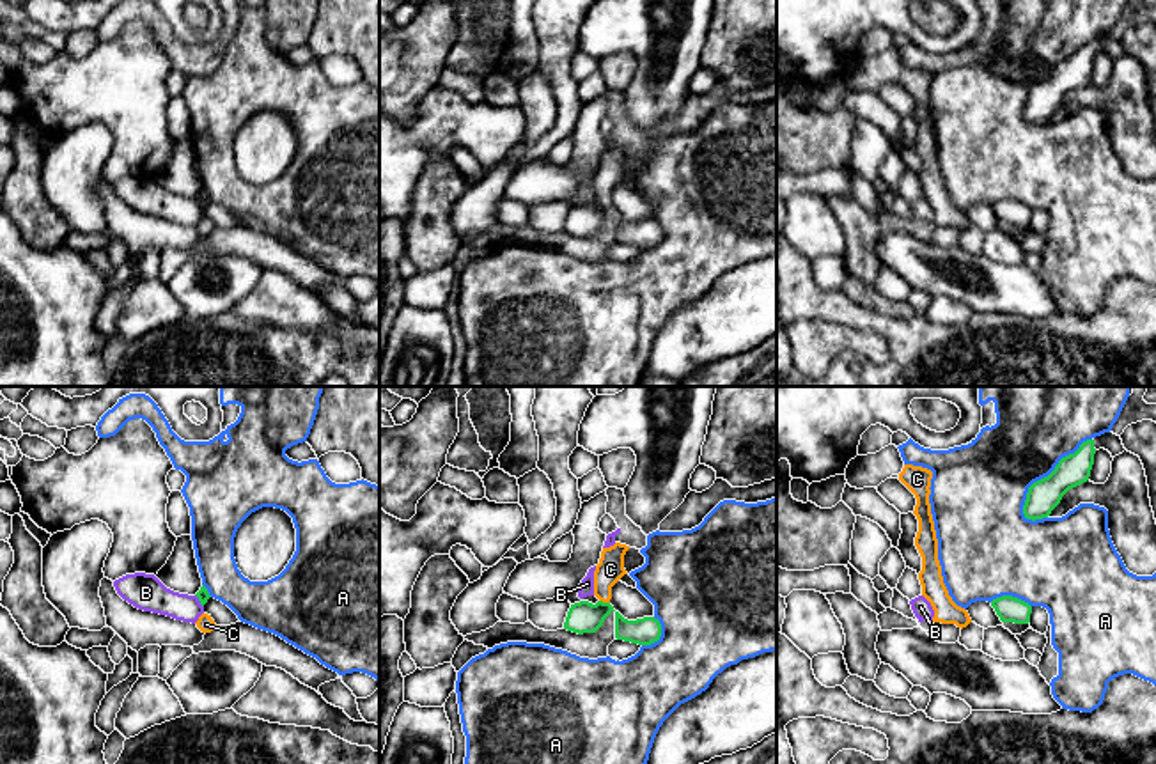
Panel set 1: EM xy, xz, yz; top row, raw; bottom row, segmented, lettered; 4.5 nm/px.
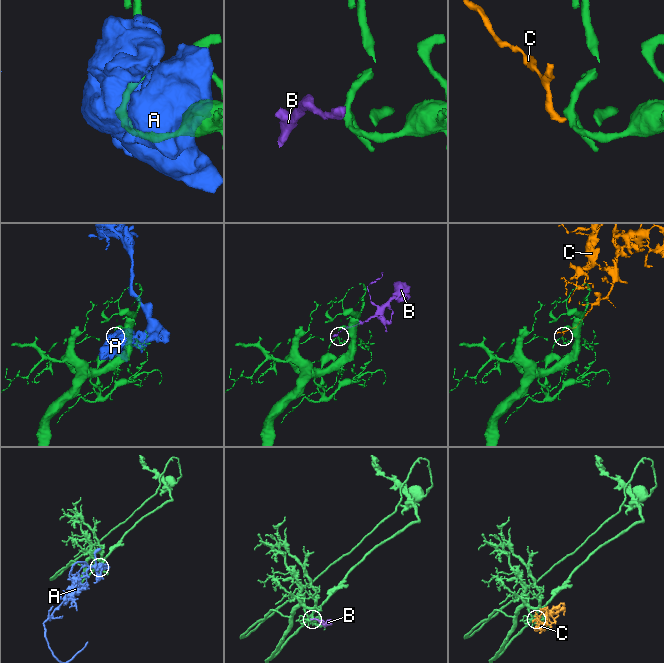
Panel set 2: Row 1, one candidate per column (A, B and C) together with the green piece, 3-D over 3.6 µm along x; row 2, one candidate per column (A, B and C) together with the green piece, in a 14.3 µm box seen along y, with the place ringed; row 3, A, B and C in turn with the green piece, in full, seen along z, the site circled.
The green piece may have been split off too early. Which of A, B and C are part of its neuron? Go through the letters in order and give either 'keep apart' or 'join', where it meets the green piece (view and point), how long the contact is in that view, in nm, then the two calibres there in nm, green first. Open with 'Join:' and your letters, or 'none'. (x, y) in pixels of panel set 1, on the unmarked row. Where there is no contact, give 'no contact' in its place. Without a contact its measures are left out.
Join: none
A: keep apart | yz (1045, 80) | 480 nm | 150/360 nm
B: keep apart | xy (199, 202) | 70 nm | 60/160 nm
C: keep apart | xz (605, 206) | 50 nm | 140/120 nm

